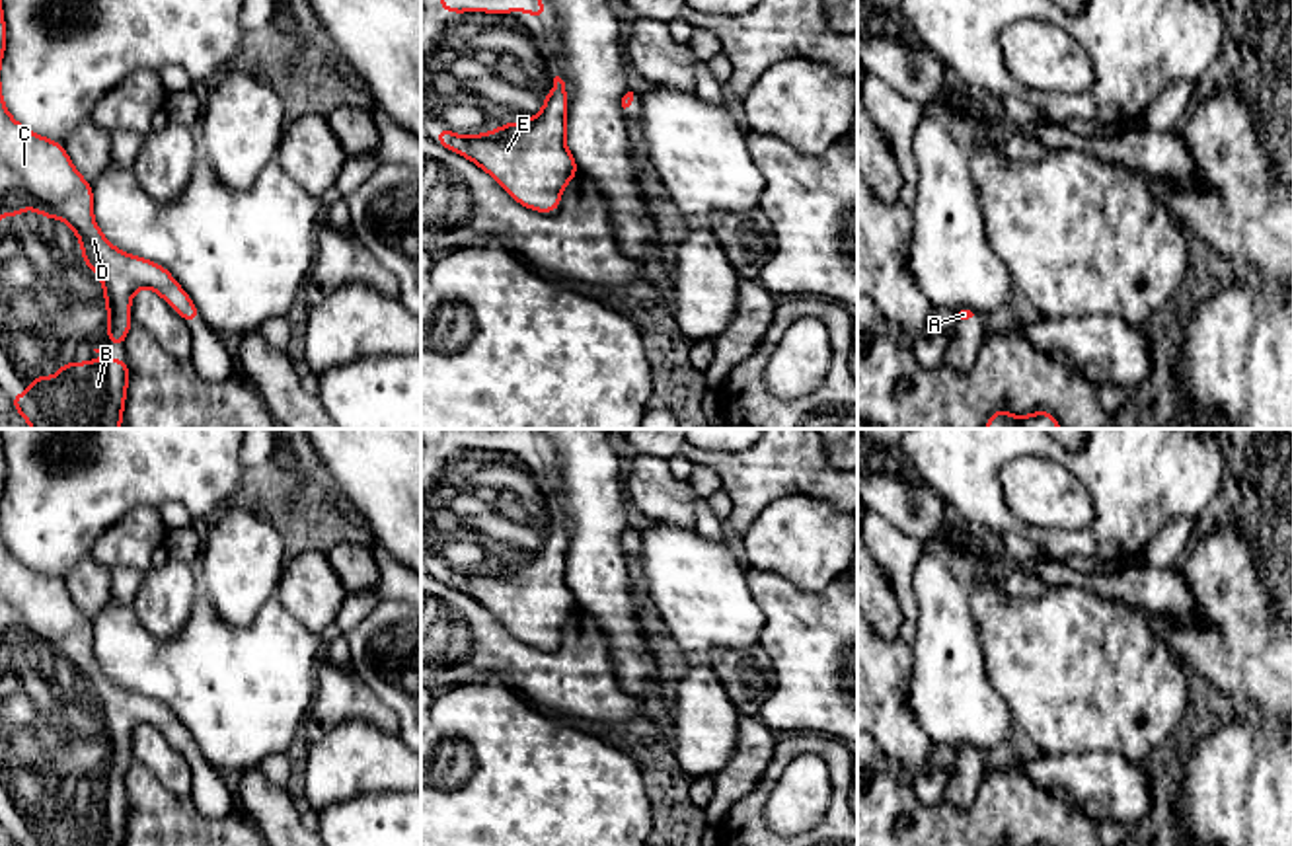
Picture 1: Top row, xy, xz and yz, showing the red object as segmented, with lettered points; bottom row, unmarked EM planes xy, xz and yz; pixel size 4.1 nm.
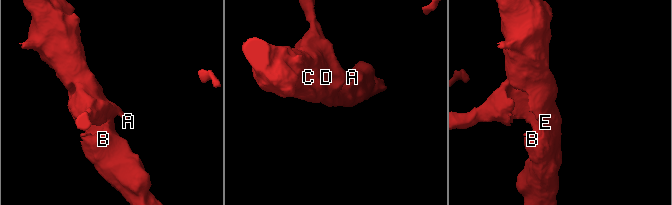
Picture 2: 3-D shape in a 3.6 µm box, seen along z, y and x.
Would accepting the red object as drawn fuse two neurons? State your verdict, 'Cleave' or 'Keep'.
Keep

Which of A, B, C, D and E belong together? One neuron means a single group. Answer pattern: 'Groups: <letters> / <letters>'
Groups: A B C D E

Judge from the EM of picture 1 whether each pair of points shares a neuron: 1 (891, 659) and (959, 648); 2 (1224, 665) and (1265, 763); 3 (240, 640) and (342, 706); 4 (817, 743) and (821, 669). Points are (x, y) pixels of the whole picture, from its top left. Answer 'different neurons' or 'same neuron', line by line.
1: different neurons
2: different neurons
3: different neurons
4: different neurons

